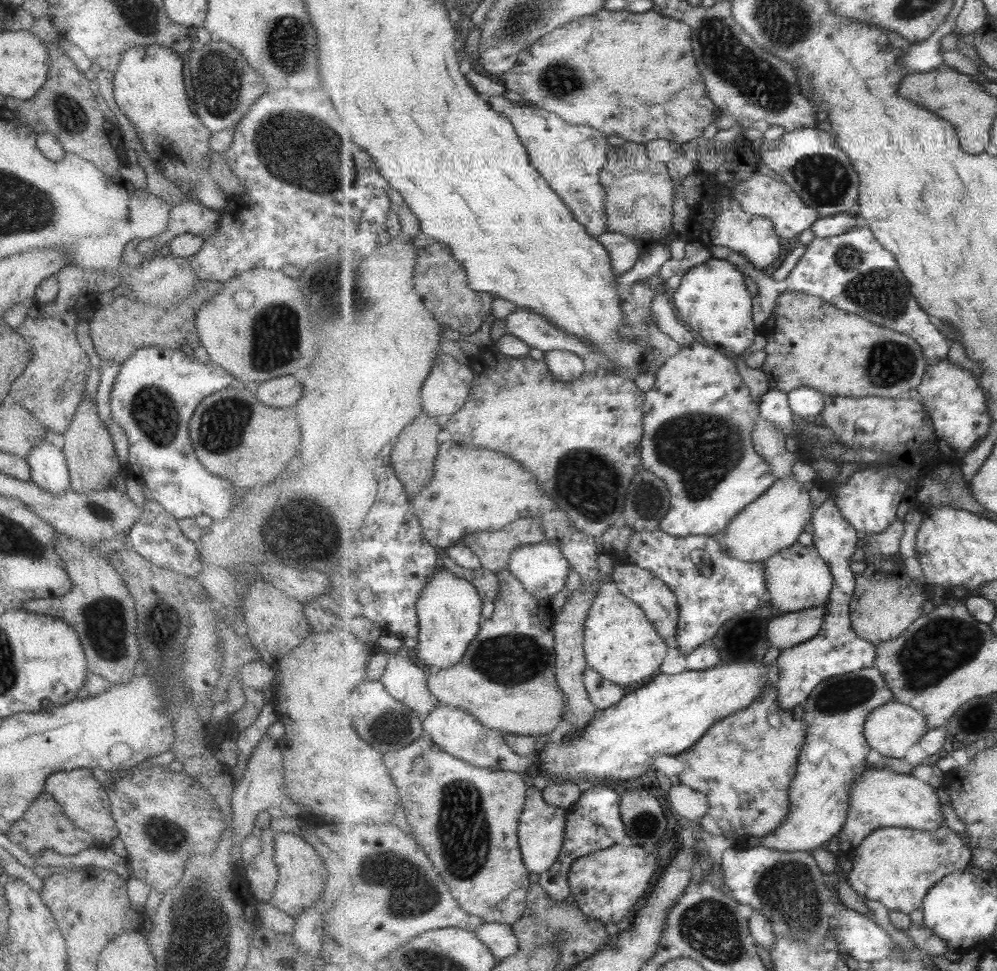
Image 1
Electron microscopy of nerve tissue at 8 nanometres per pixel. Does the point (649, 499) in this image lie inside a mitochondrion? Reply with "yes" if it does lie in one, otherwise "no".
yes

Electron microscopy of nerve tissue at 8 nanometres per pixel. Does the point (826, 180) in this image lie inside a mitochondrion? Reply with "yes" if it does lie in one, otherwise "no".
yes

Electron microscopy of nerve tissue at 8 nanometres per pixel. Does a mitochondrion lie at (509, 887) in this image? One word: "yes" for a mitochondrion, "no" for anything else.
no

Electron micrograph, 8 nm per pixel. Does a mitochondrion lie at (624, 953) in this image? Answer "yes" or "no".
no

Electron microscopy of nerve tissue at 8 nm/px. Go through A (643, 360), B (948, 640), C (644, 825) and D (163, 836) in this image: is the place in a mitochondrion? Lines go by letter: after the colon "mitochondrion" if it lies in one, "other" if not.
A: other
B: mitochondrion
C: mitochondrion
D: mitochondrion

